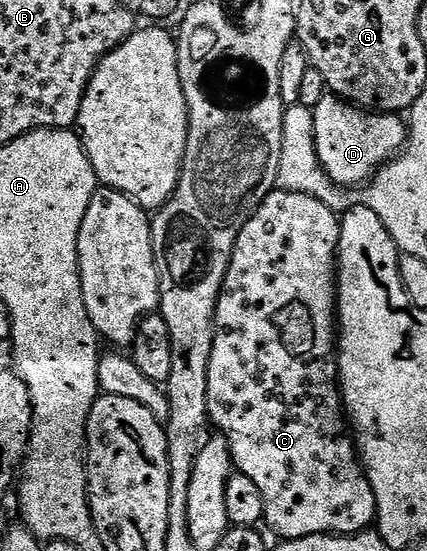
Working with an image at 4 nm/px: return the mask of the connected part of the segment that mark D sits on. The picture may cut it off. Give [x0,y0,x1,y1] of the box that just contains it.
[312,94,408,186]

